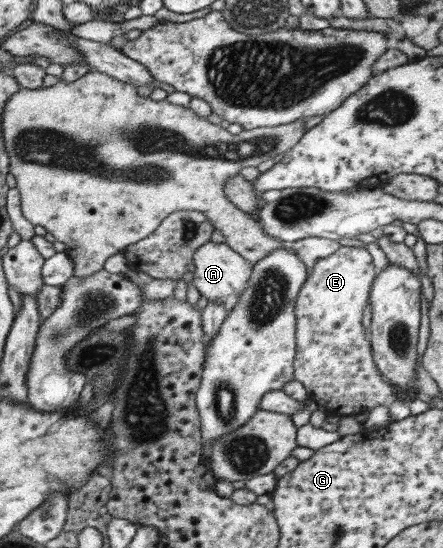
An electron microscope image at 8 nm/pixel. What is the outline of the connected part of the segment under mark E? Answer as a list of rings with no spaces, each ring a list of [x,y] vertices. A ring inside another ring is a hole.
[[[340,246],[333,254],[326,256],[325,258],[316,261],[316,265],[312,266],[311,274],[306,276],[305,282],[301,285],[298,290],[295,306],[293,308],[293,318],[294,318],[294,336],[295,336],[295,353],[292,362],[293,367],[293,379],[299,382],[307,392],[308,400],[313,405],[313,407],[320,408],[326,414],[338,414],[339,416],[343,414],[353,414],[355,416],[356,412],[368,411],[374,406],[379,406],[379,404],[386,405],[389,404],[393,399],[391,393],[391,386],[389,382],[386,382],[384,378],[377,374],[375,371],[375,365],[372,361],[372,355],[369,345],[368,332],[362,328],[361,318],[362,312],[368,303],[369,291],[371,288],[371,283],[375,278],[377,273],[376,268],[371,263],[371,257],[365,247],[357,246]]]

